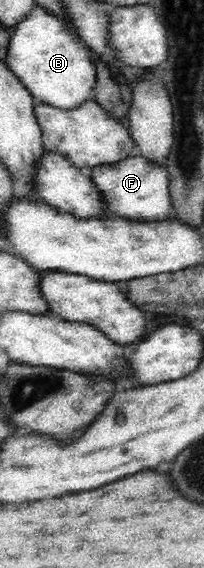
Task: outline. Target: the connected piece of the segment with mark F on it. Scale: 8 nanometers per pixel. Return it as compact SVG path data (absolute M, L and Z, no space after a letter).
M142 155L128 156L116 163L93 167L90 179L94 187L100 190L105 209L115 217L137 222L157 222L165 220L172 211L168 168L148 162Z

